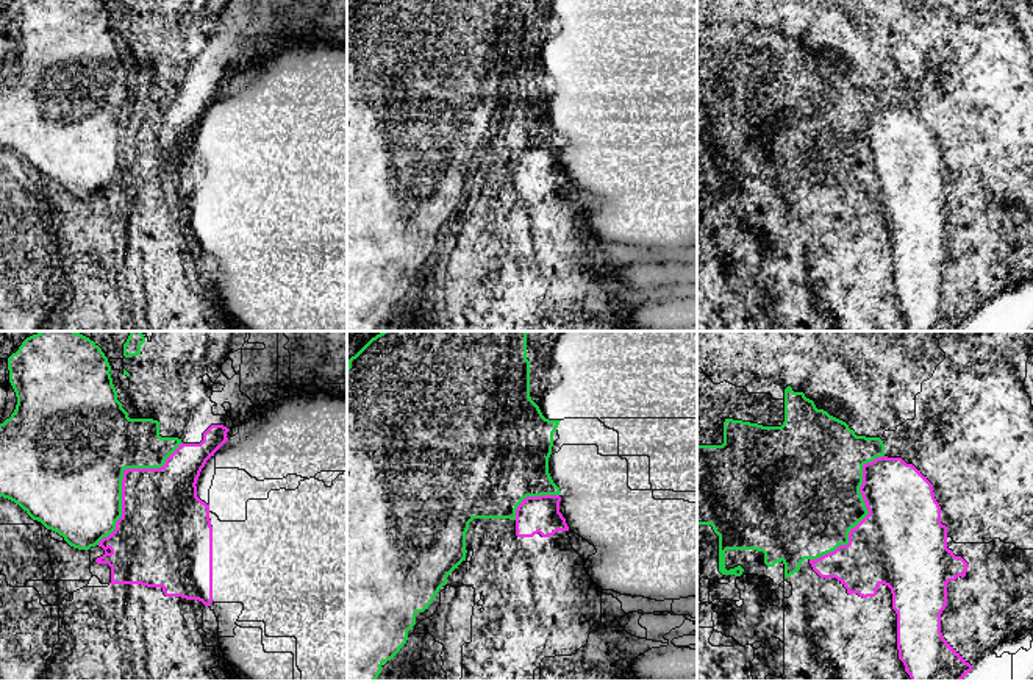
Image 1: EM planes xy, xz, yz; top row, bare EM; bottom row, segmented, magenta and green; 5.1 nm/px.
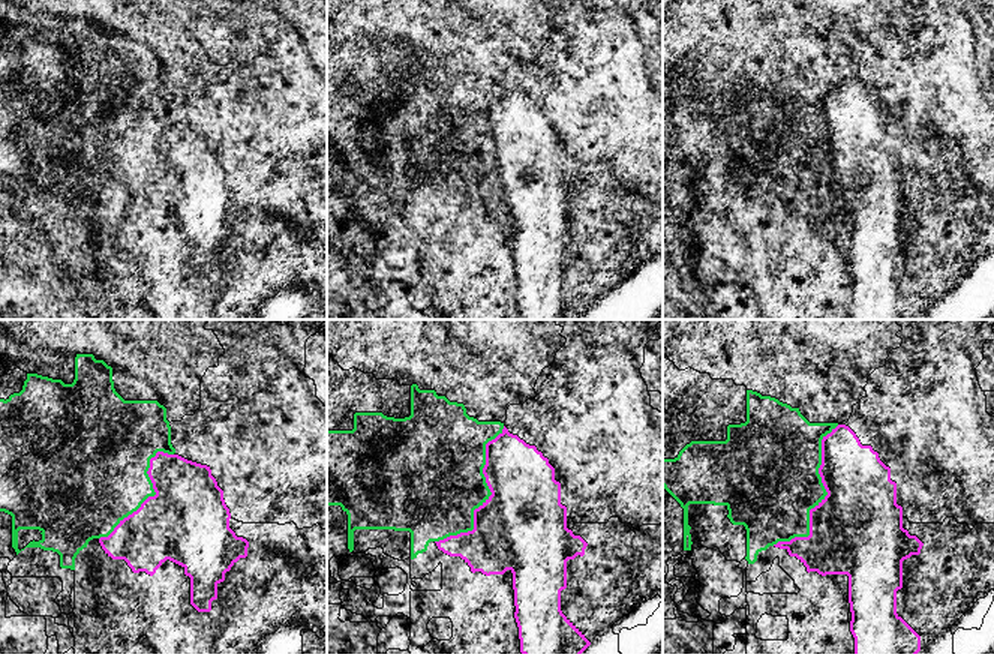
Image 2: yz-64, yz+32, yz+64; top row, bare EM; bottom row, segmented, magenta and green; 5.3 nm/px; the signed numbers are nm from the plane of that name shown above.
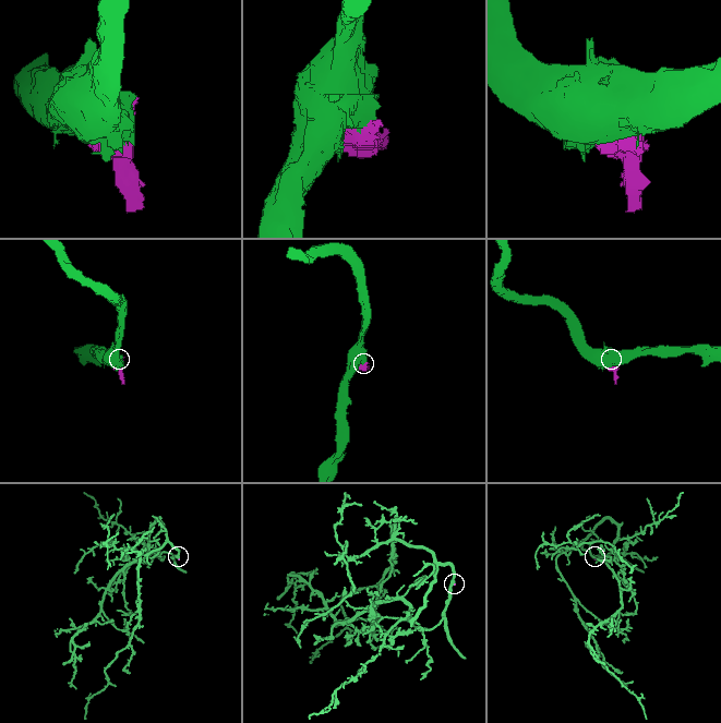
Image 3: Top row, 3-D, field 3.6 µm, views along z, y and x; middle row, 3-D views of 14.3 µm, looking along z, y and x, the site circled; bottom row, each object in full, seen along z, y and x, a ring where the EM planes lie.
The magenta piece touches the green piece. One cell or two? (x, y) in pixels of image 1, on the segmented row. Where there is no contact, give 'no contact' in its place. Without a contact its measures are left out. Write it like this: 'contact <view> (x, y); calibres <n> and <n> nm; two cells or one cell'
contact xy (124, 478); calibres 400 and 480 nm; two cells

